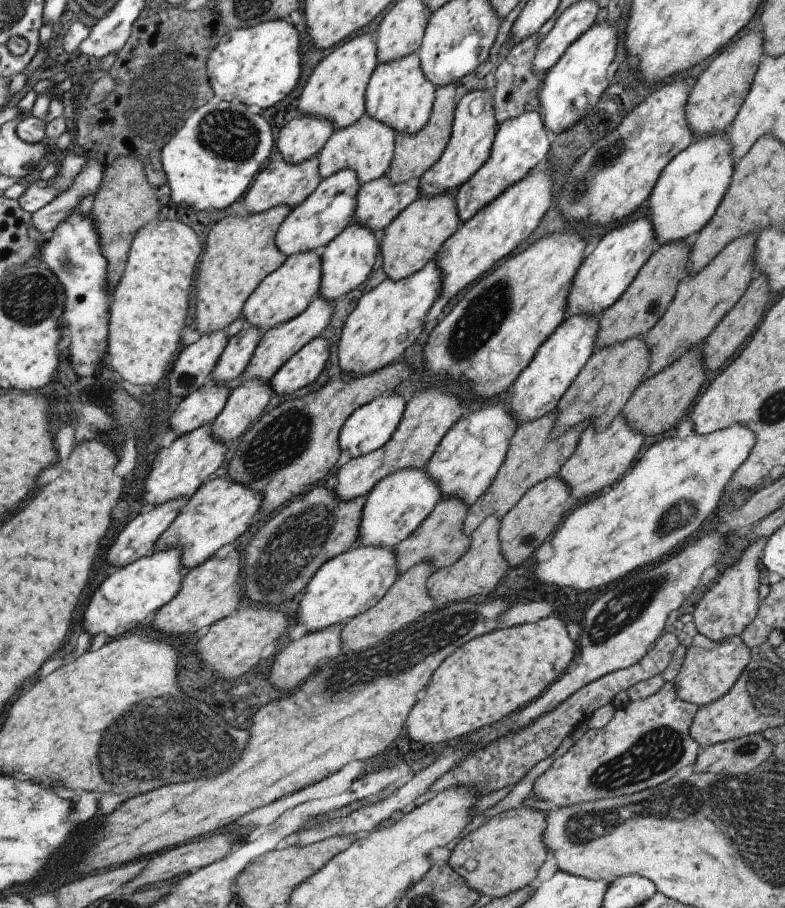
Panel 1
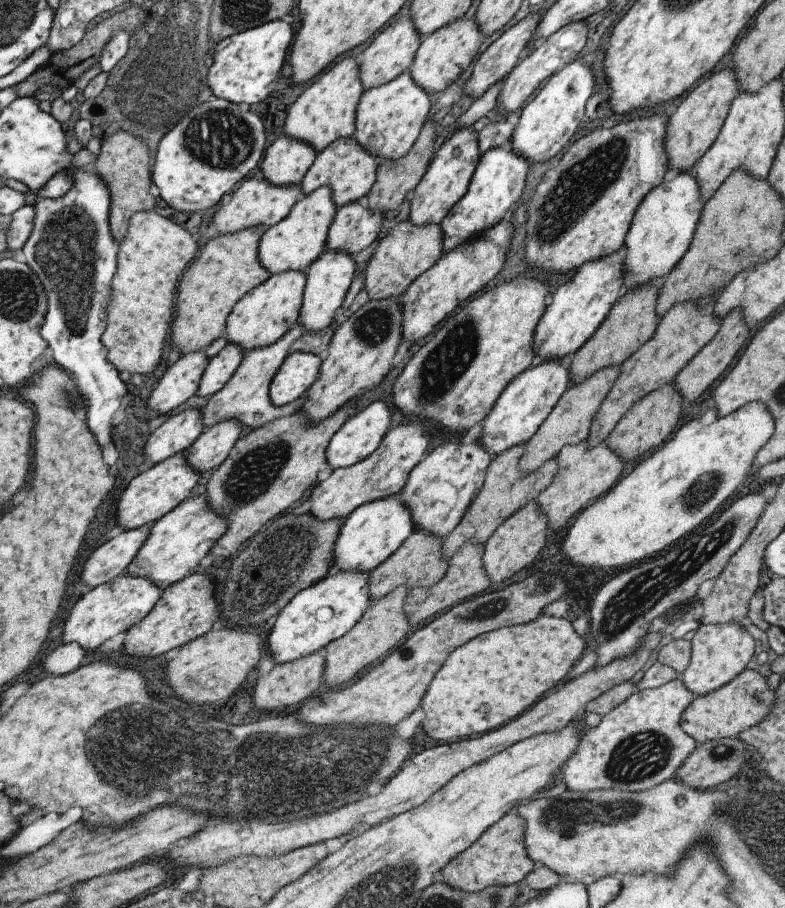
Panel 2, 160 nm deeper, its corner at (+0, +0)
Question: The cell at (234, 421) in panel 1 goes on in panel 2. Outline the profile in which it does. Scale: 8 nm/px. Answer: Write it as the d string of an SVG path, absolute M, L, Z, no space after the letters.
M219 420L217 424L206 427L202 434L189 446L187 464L195 472L207 472L217 468L229 455L233 444L244 433L244 427L235 420Z

